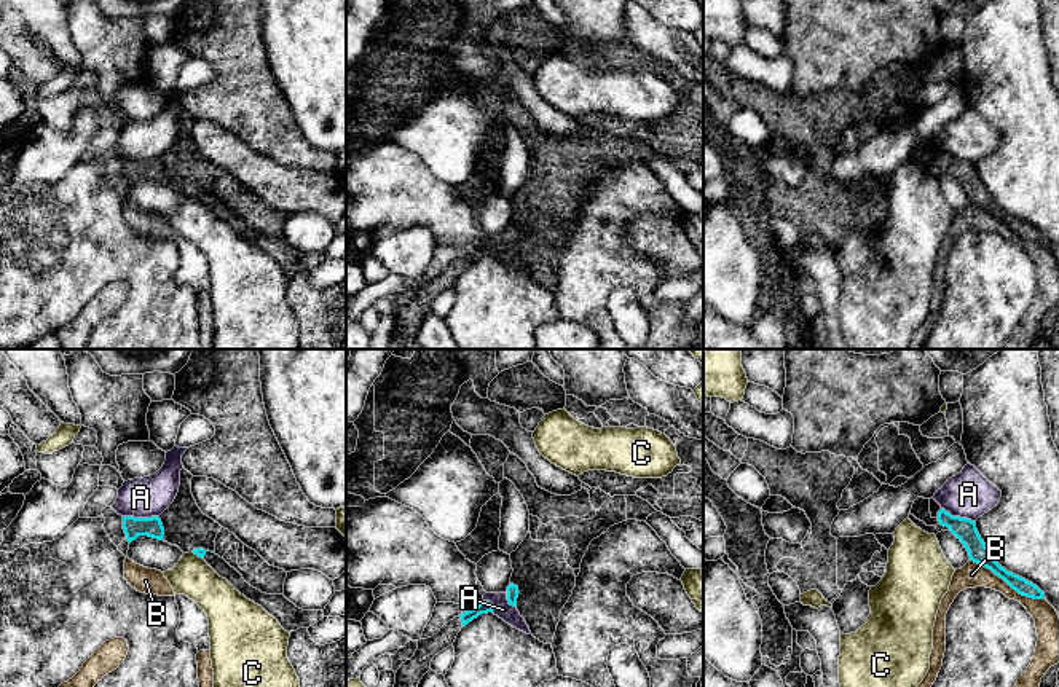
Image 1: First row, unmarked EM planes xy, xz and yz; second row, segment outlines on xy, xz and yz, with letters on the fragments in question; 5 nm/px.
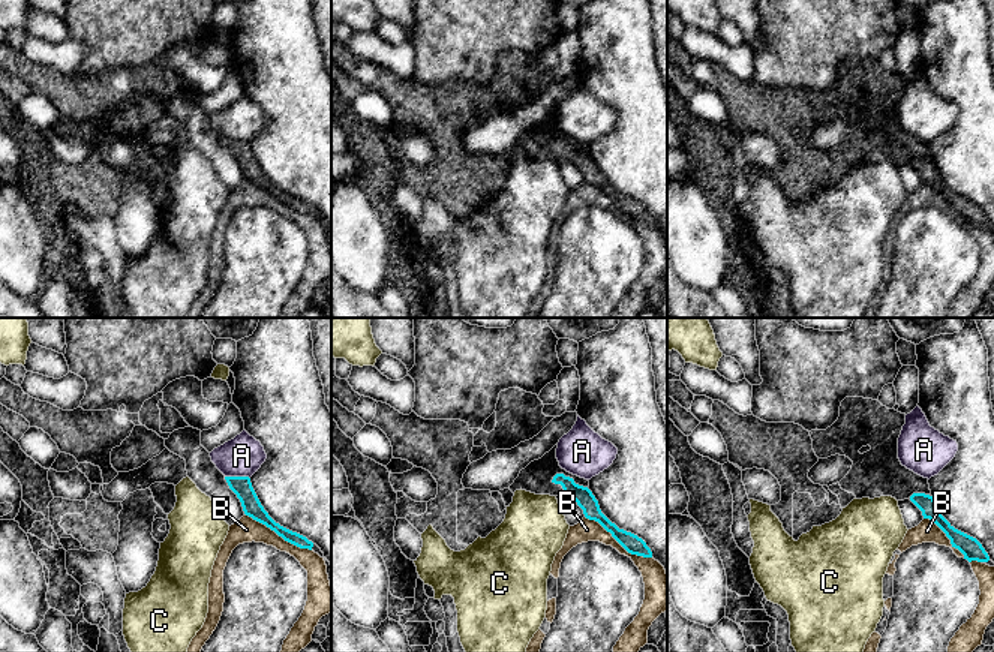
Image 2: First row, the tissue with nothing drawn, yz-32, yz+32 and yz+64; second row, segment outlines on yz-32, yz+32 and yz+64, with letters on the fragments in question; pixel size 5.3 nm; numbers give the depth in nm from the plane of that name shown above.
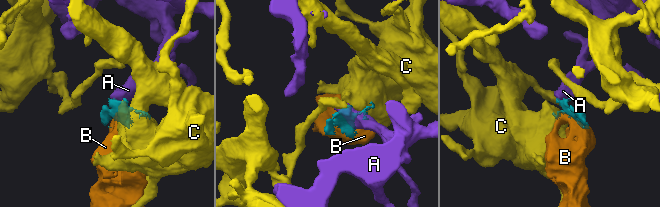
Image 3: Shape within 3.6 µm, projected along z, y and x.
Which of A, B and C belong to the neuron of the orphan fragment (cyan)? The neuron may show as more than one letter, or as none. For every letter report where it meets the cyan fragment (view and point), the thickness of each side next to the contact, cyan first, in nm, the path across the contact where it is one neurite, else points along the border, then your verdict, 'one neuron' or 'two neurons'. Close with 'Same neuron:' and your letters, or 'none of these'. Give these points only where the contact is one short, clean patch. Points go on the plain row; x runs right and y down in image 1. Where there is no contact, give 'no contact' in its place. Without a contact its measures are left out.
A: meets cyan in xy at (141, 161); 100 nm thick on the cyan side, 200 nm on the other; border along xy (123, 158), (158, 160); two neurons
B: meets cyan in yz at (1007, 225); 100 nm thick on the cyan side, 120 nm on the other; border along yz (970, 201), (989, 211), (1019, 236), (1042, 243); two neurons
C: meets cyan in xy at (196, 196); 50 nm thick on the cyan side, 200 nm on the other; border along xy (192, 195), (201, 201); two neurons
Same neuron: none of these

